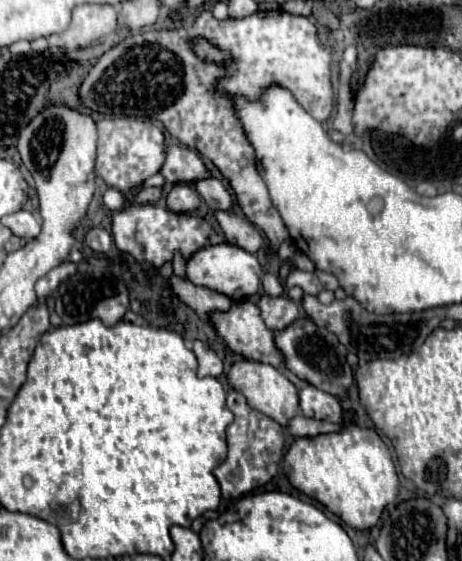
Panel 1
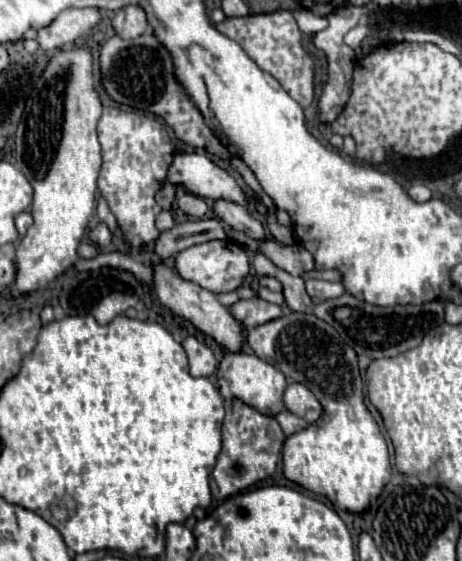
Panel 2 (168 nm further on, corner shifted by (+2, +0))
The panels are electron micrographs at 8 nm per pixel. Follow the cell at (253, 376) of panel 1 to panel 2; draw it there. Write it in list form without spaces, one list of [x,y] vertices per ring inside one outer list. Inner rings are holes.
[[[227,353],[223,357],[223,361],[219,363],[217,383],[219,383],[219,391],[225,399],[237,397],[263,415],[277,415],[285,409],[285,405],[283,405],[283,391],[287,389],[285,375],[279,373],[273,365],[261,361],[253,353]]]

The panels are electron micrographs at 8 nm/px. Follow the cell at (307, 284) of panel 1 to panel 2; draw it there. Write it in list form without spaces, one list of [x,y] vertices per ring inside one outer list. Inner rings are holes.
[[[309,279],[307,281],[307,293],[309,297],[317,297],[317,299],[335,299],[339,295],[345,293],[341,283],[331,283],[331,281],[319,281],[319,279]]]

